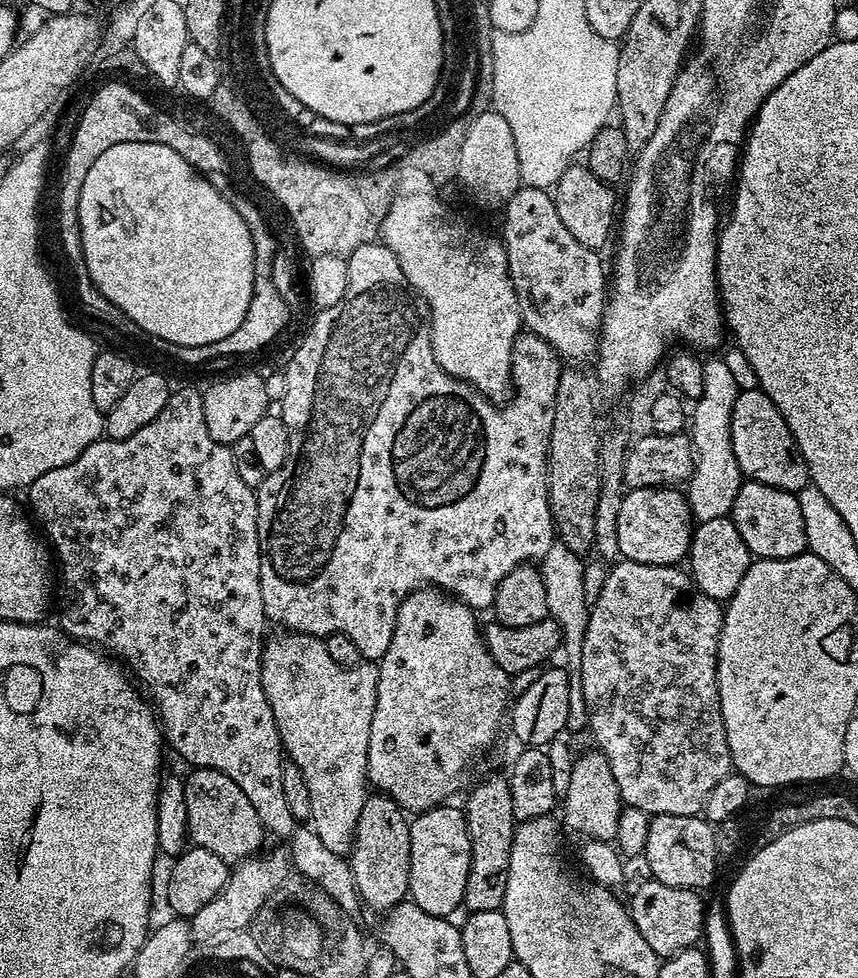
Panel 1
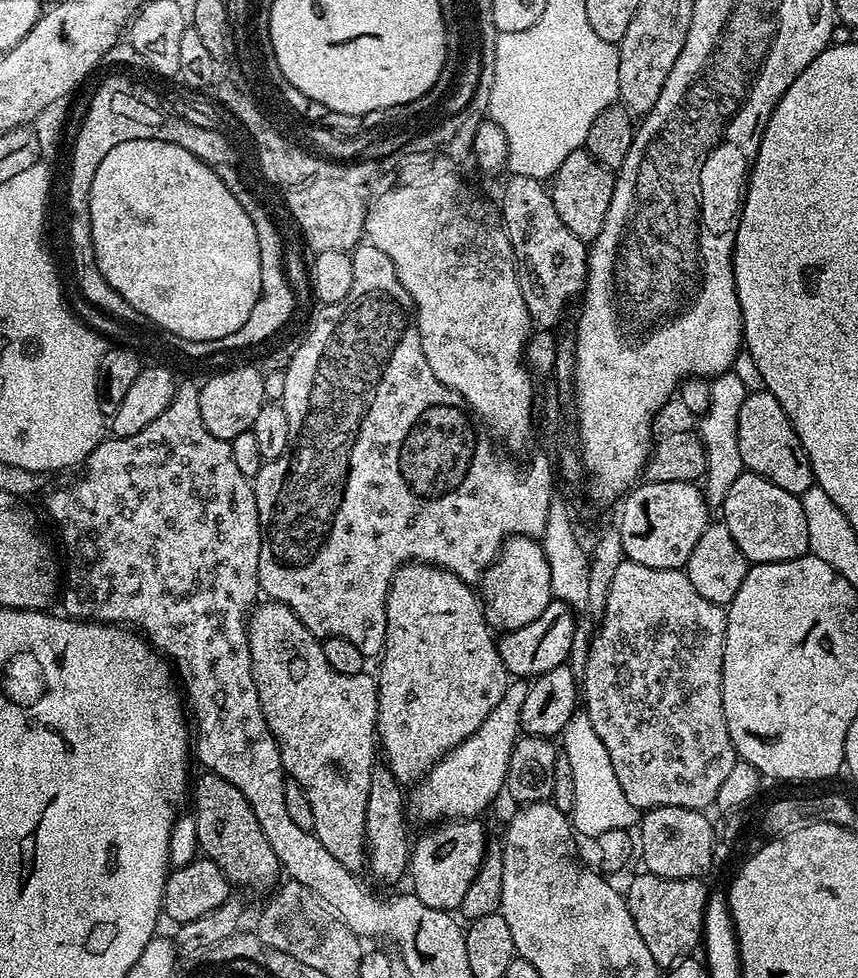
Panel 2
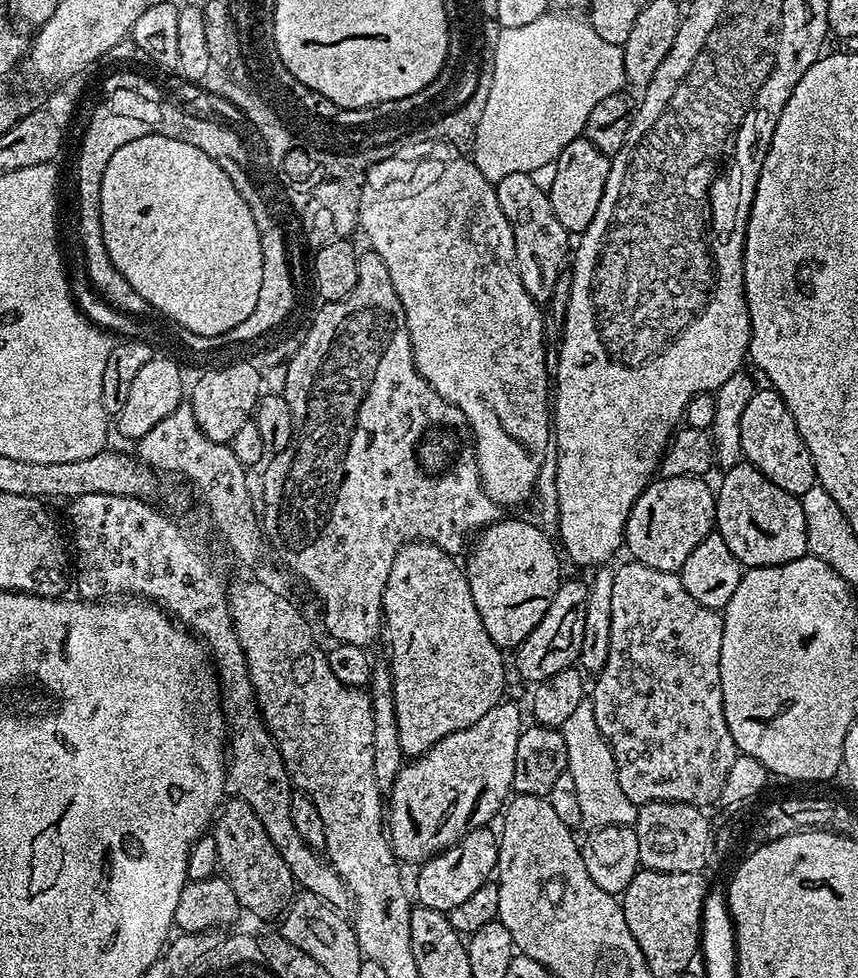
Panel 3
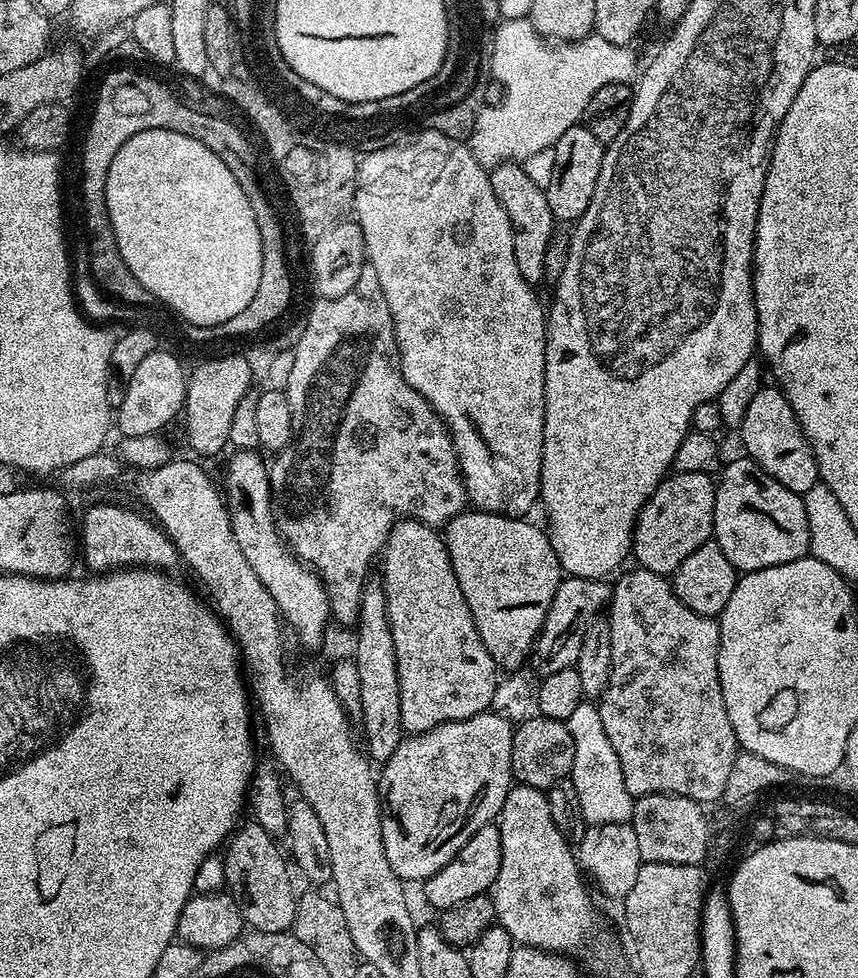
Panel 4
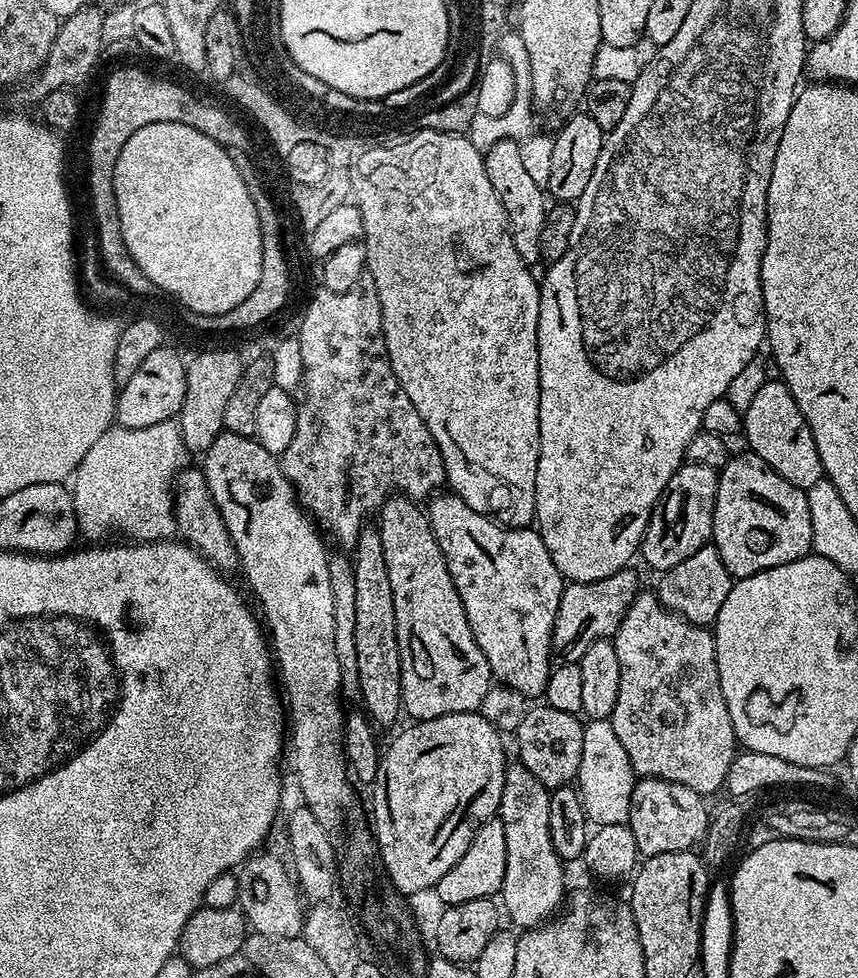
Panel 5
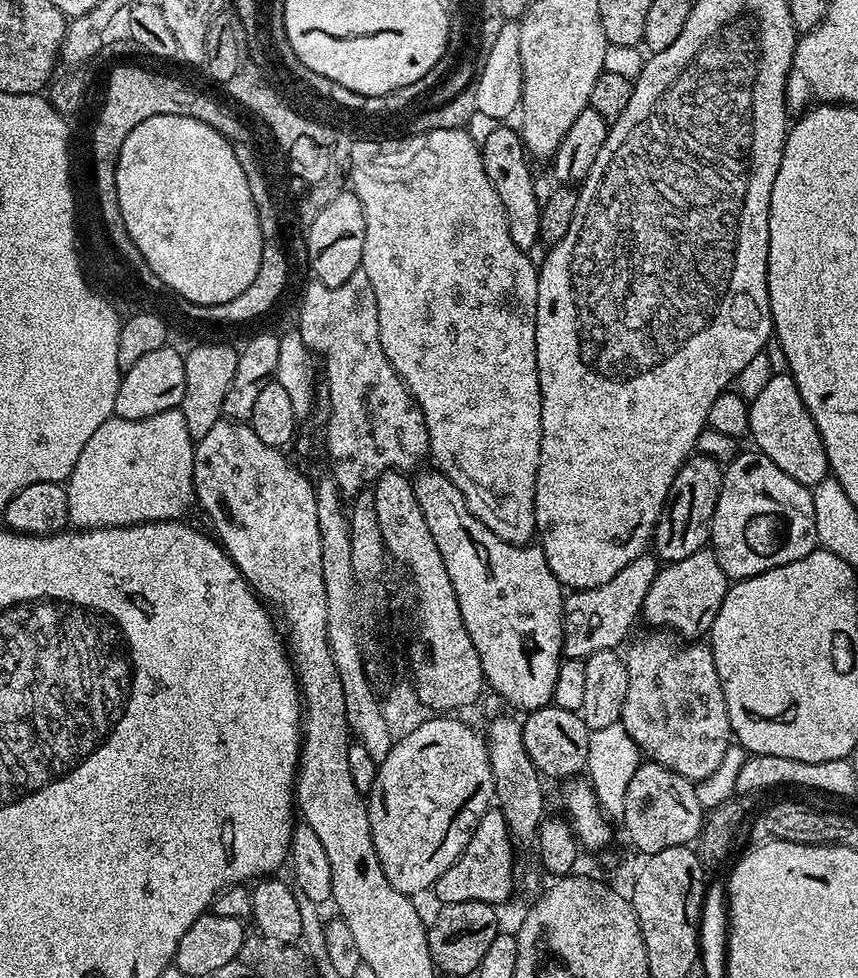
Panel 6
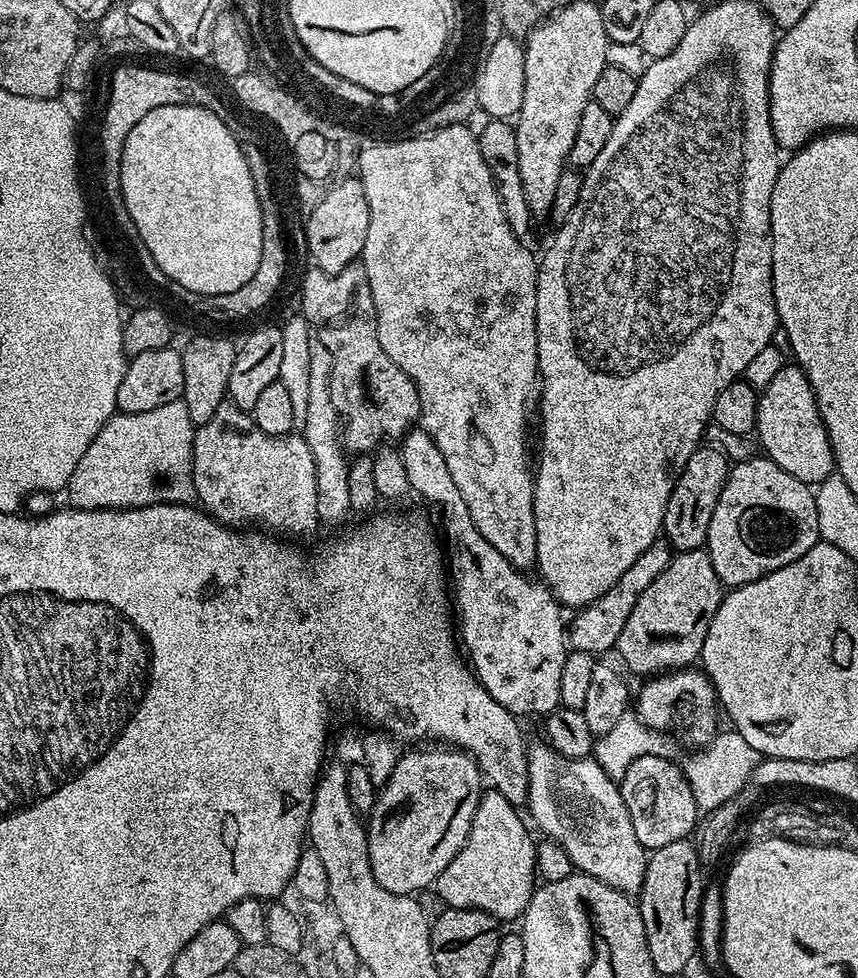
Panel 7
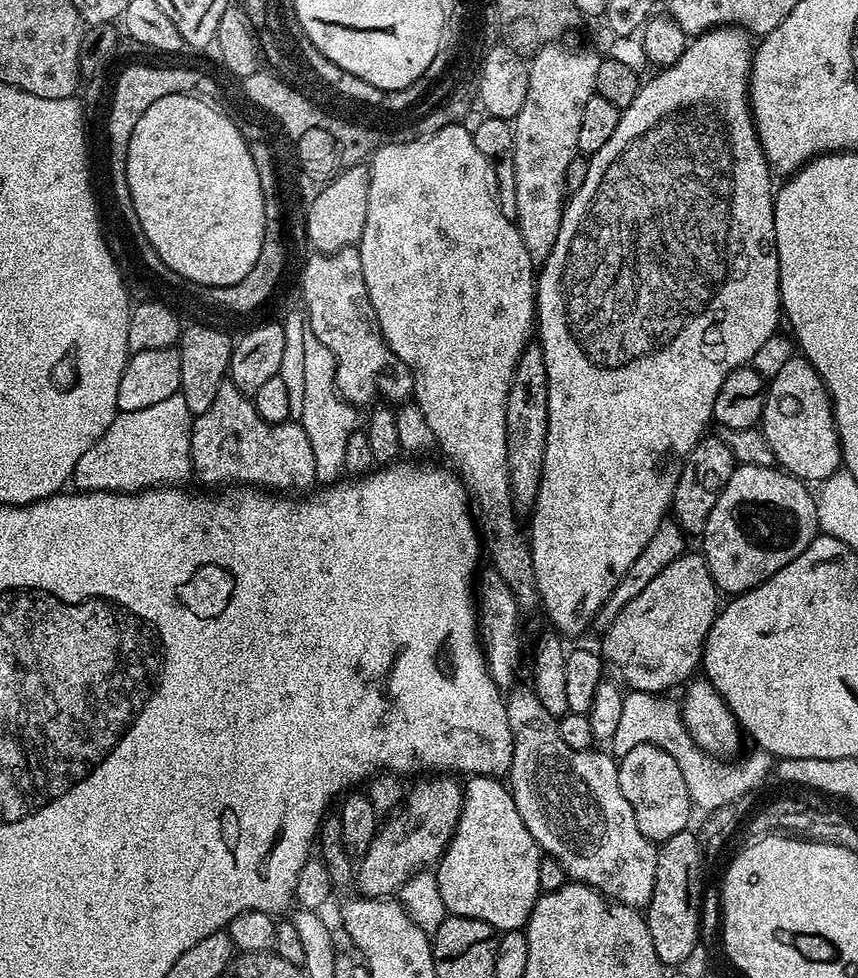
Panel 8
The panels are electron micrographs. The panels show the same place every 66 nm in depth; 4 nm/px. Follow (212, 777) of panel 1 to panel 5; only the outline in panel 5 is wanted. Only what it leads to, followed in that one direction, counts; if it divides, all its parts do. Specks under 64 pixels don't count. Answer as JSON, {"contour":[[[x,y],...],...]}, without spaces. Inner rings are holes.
{"contour":[[[265,850],[257,851],[240,865],[235,873],[238,882],[236,899],[238,907],[244,913],[249,929],[258,934],[266,934],[266,938],[294,938],[304,930],[305,905],[302,893],[289,871],[276,856]],[[285,868],[285,869],[284,869]],[[301,904],[301,905],[300,905]]]}

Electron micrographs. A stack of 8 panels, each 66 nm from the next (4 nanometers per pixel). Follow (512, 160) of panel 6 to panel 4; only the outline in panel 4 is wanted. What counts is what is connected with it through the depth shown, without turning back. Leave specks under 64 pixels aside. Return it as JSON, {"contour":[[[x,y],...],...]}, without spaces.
{"contour":[[[520,162],[499,164],[491,169],[490,186],[494,186],[494,198],[502,202],[502,210],[506,210],[506,218],[510,218],[514,238],[514,262],[518,262],[518,270],[522,270],[522,278],[526,278],[528,284],[536,286],[545,279],[543,263],[547,244],[554,235],[554,217],[544,188],[536,185],[535,178],[524,168],[527,167]]]}

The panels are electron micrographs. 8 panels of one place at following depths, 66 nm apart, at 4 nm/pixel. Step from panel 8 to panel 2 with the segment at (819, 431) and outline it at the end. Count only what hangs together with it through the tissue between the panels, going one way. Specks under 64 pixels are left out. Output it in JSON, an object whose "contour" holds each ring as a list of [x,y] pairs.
{"contour":[[[767,390],[759,391],[749,391],[746,402],[742,402],[742,410],[738,410],[736,437],[741,465],[749,472],[765,476],[774,486],[782,486],[782,490],[801,497],[814,484],[808,455],[778,398]]]}

